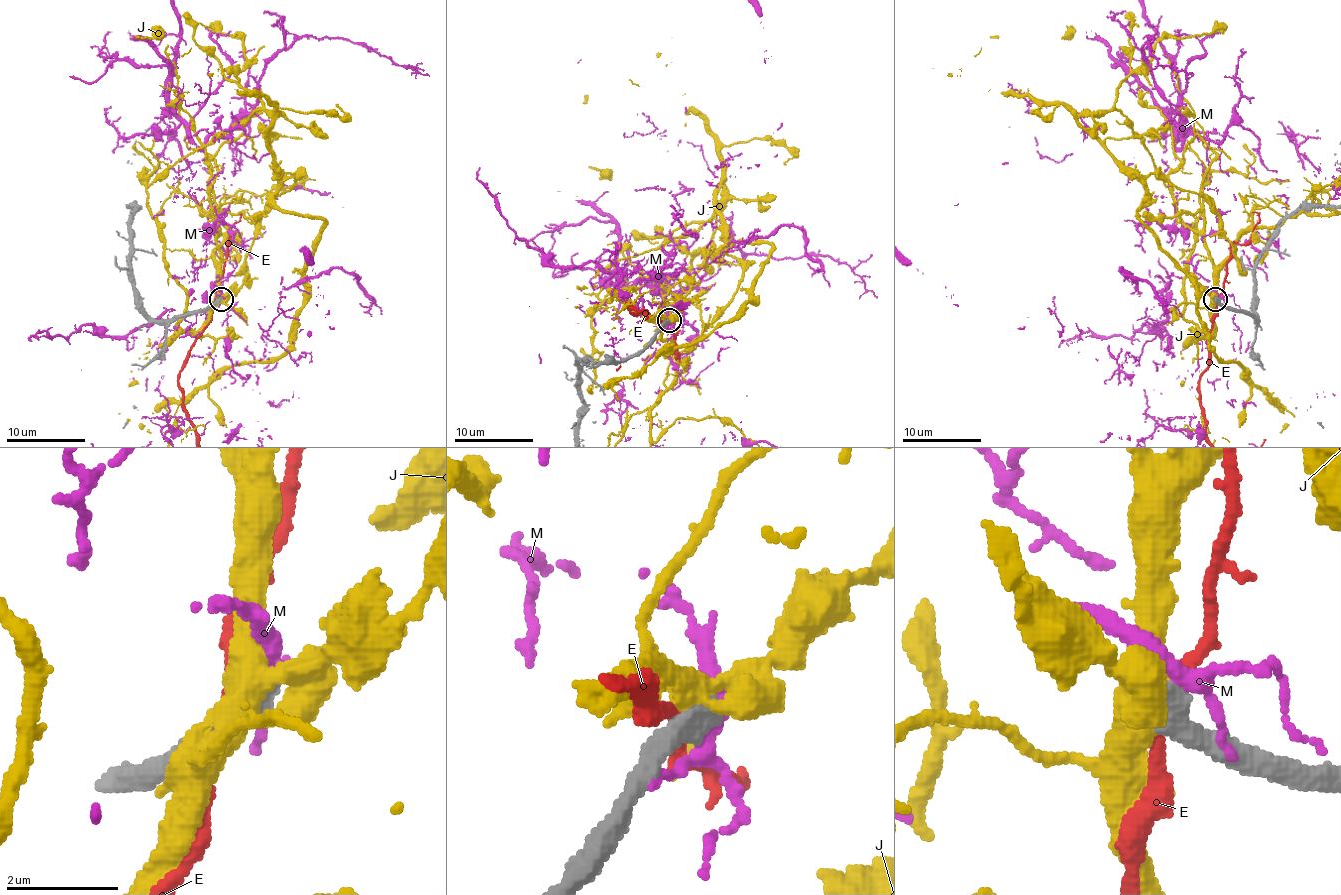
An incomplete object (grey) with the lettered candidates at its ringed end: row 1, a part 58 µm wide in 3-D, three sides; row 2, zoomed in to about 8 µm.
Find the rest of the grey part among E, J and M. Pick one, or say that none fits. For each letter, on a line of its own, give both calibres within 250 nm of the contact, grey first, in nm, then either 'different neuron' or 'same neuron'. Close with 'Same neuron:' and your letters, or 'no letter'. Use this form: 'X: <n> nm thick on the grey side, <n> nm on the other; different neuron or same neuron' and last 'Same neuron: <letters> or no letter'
E: 600 nm thick on the grey side, 200 nm on the other; different neuron
J: 550 nm thick on the grey side, 440 nm on the other; different neuron
M: 500 nm thick on the grey side, 260 nm on the other; different neuron
Same neuron: no letter

